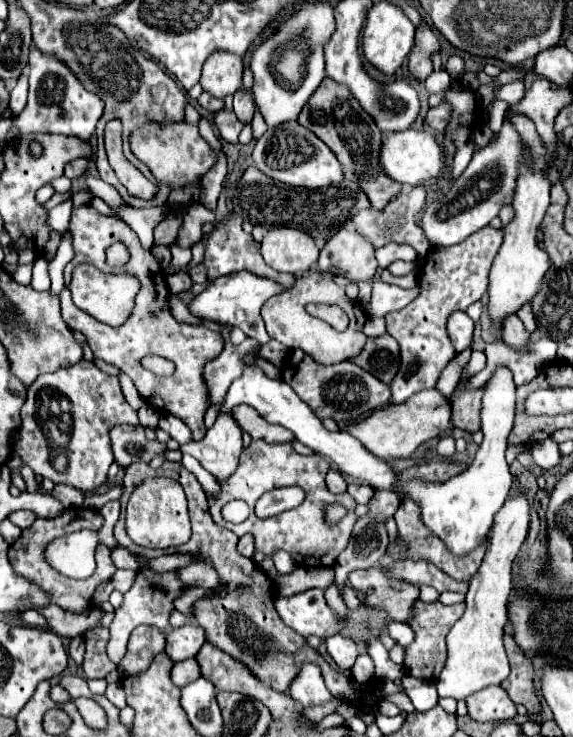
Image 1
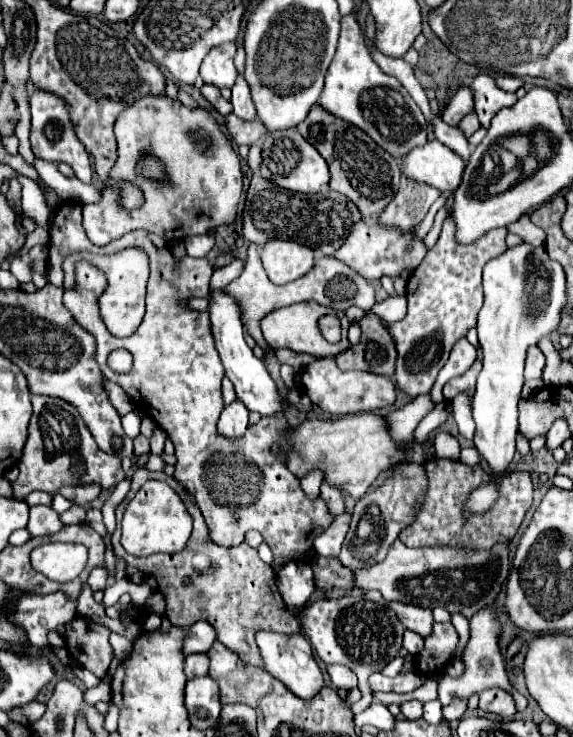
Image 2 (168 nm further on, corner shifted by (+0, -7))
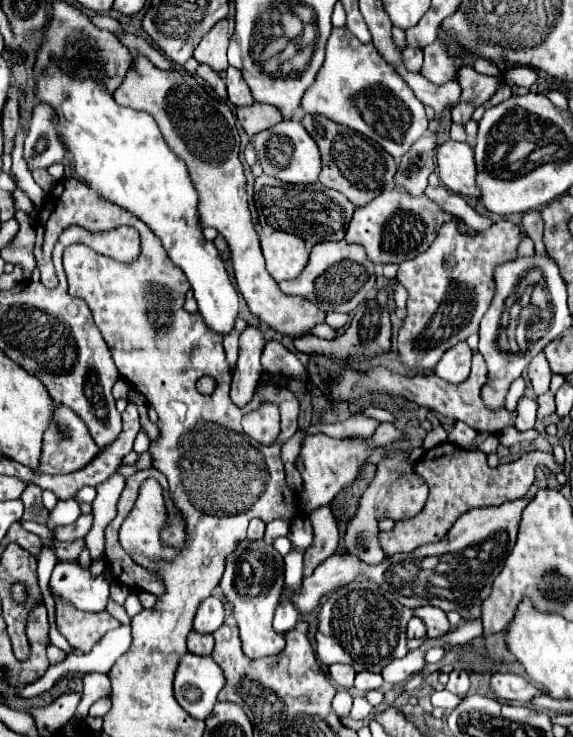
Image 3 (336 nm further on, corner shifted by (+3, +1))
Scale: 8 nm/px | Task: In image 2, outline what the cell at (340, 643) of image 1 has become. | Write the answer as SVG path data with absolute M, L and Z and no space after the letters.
M329 666L327 668L329 672L329 678L333 682L335 688L341 688L341 690L353 690L357 686L357 676L347 668L347 666Z

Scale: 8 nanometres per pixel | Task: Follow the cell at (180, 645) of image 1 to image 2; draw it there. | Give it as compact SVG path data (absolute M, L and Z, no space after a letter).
M199 620L195 622L189 630L187 630L187 636L183 640L183 652L185 654L197 654L197 652L207 652L211 648L211 644L215 642L217 638L217 632L215 628L205 622L205 620Z

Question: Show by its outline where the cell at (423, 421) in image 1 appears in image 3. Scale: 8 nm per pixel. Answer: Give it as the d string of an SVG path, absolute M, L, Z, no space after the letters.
M382 422L376 428L374 436L370 436L370 438L342 438L342 440L338 440L338 438L330 438L326 434L308 436L304 440L302 450L298 454L298 460L296 460L296 468L300 470L302 480L304 480L304 492L300 492L300 496L298 496L302 510L308 514L318 506L330 504L340 492L352 488L360 476L362 466L368 462L372 452L378 446L390 446L398 438L400 438L400 432L396 430L394 424L388 424L388 422Z

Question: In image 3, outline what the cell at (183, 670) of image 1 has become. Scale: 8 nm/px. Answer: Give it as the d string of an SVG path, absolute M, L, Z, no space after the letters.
M198 632L188 634L188 652L196 656L210 656L214 650L214 638L212 636L200 636Z

